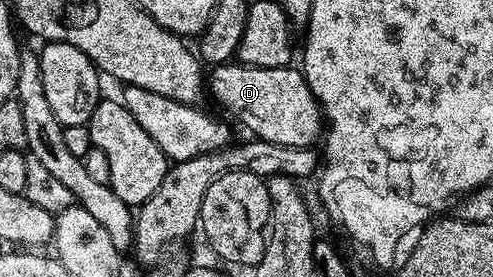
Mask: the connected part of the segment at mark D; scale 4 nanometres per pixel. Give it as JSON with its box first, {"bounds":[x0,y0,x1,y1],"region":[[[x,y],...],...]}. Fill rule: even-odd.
{"bounds":[206,61,326,147],"region":[[[229,61],[211,68],[206,79],[206,91],[246,130],[252,131],[248,133],[255,138],[274,141],[274,145],[295,147],[310,147],[321,142],[326,127],[324,116],[299,66],[262,69],[239,61]]]}

